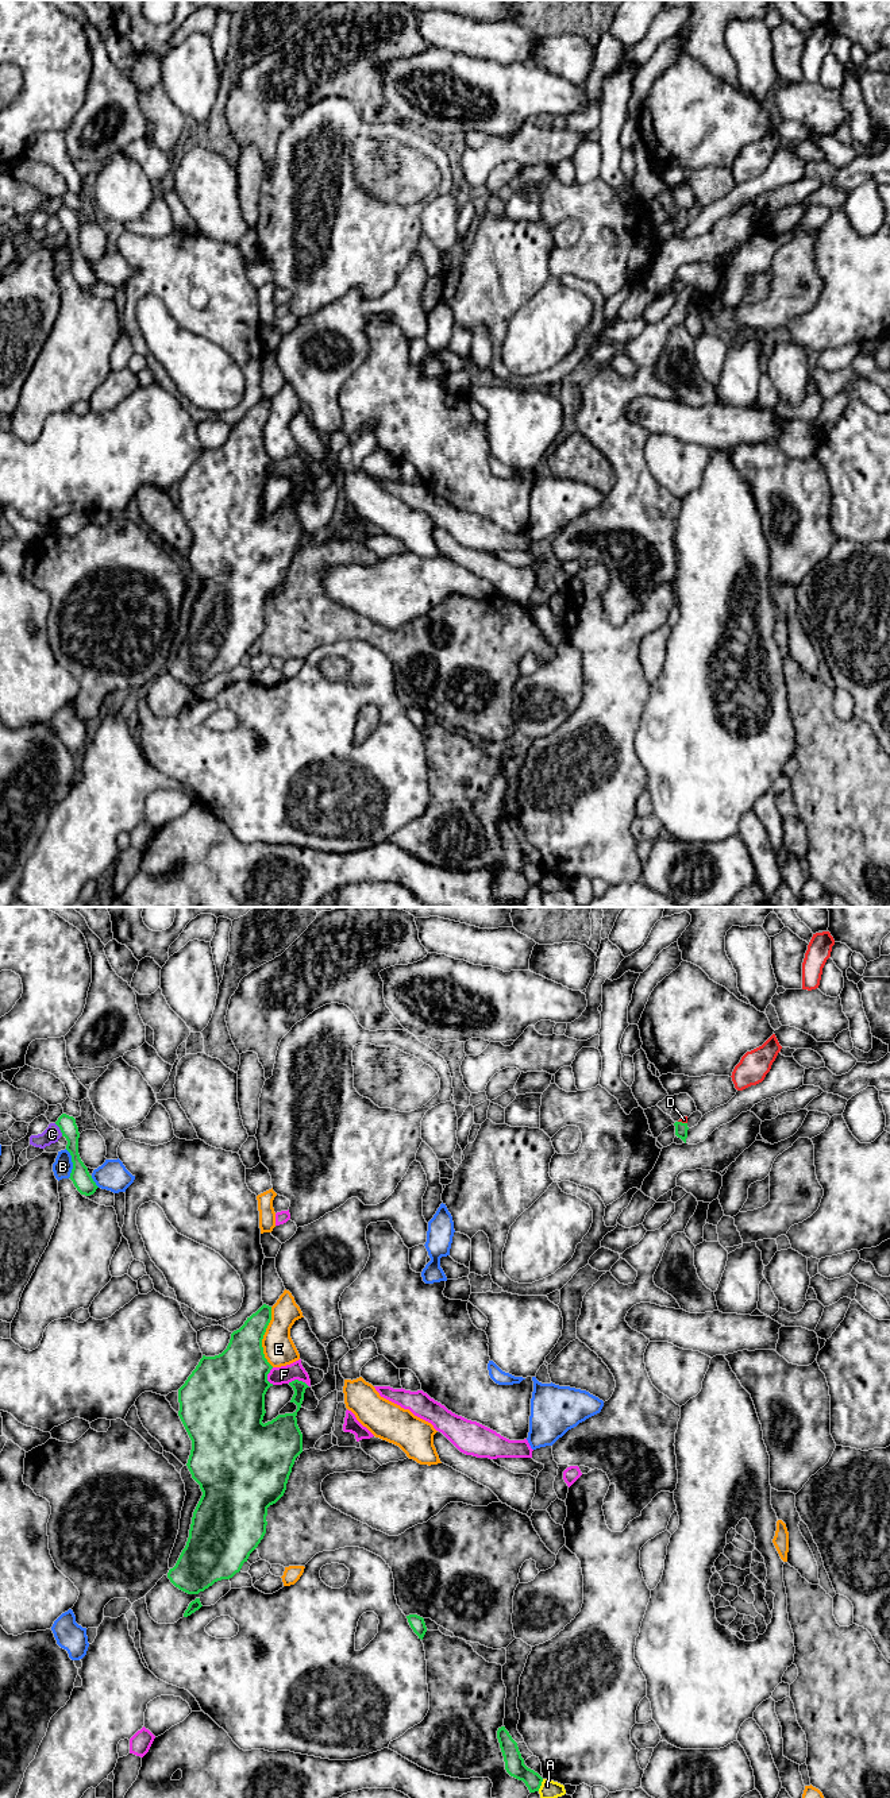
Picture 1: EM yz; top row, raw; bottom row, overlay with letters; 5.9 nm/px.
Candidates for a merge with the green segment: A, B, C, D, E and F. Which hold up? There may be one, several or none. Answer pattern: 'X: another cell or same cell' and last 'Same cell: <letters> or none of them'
A: another cell
B: another cell
C: another cell
D: same cell
E: another cell
F: another cell
Same cell: D

